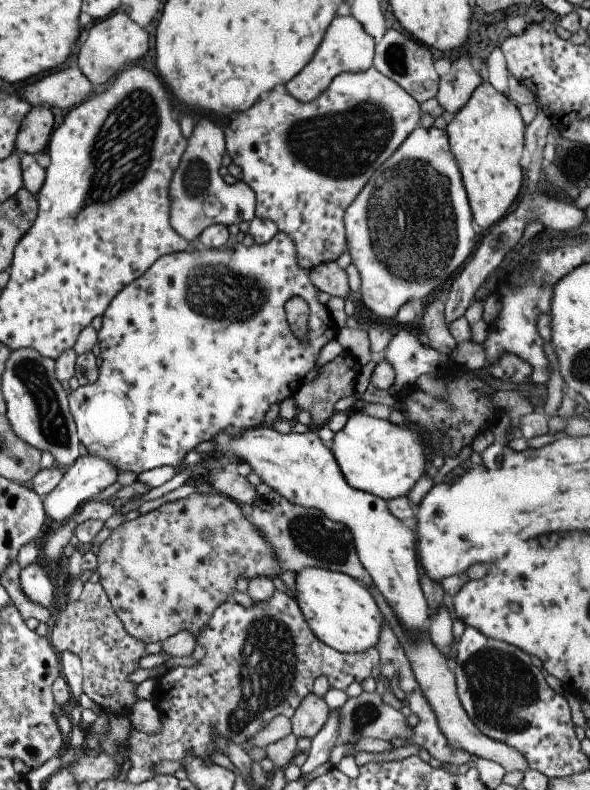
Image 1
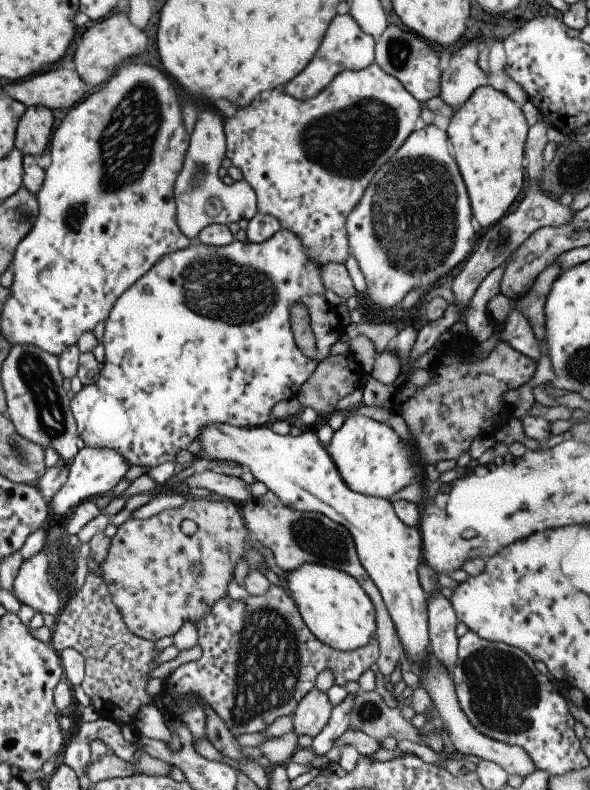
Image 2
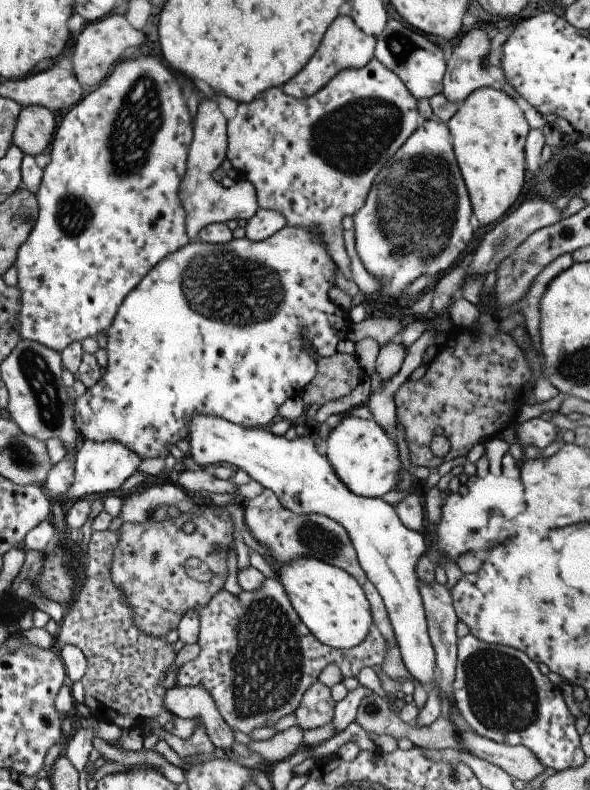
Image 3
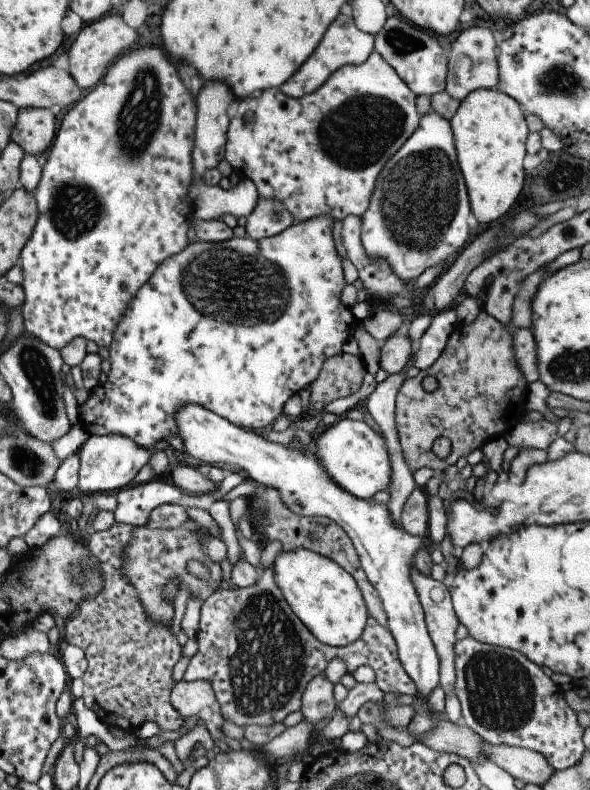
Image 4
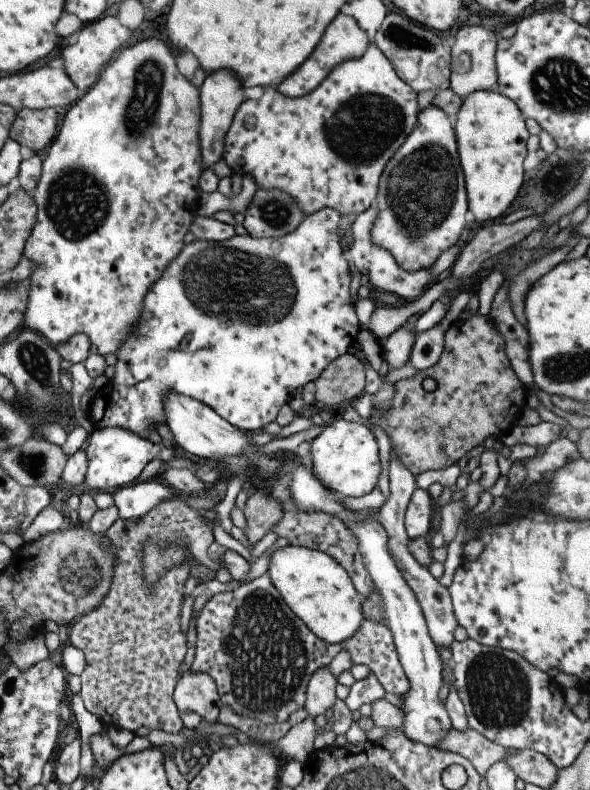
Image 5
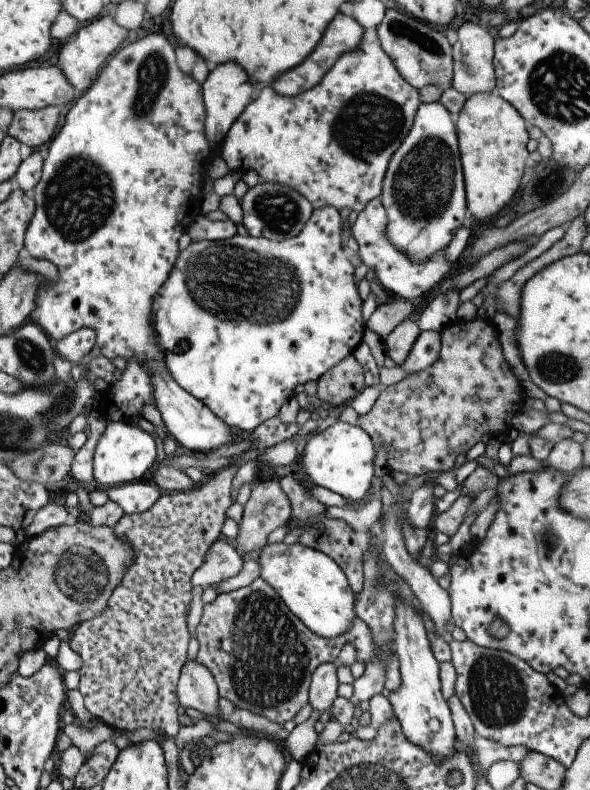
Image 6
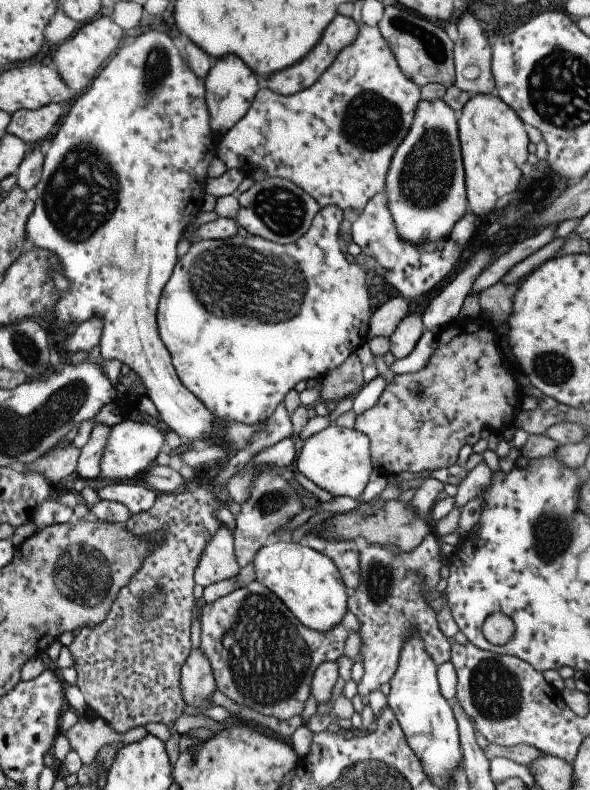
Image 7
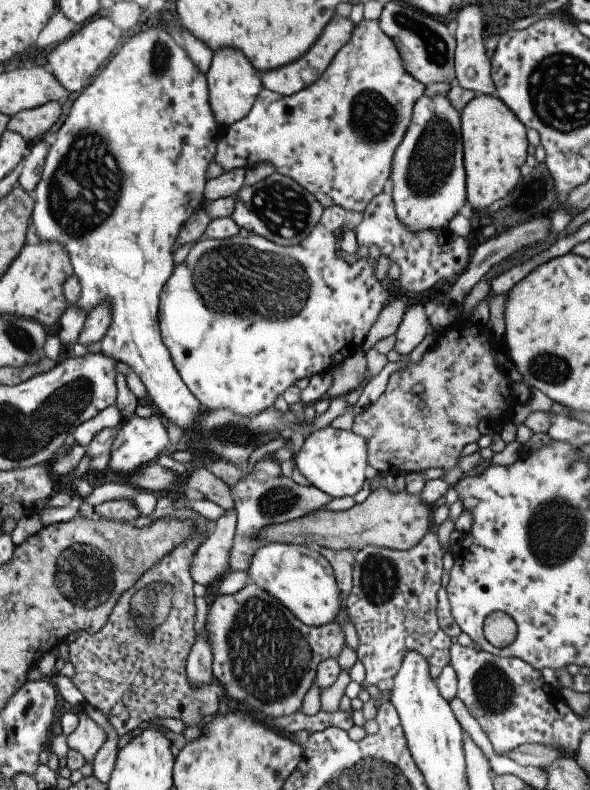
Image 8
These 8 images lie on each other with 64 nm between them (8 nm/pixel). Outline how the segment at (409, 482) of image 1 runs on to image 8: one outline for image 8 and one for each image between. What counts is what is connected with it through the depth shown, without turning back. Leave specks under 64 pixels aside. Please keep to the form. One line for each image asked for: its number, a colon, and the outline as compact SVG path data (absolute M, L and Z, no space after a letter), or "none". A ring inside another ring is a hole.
2: M353 412L345 414L345 422L339 430L333 432L327 454L331 456L341 480L347 484L349 490L371 496L371 498L385 498L389 500L391 494L399 492L407 484L413 484L415 478L415 464L417 456L413 448L405 450L397 434L391 430L391 426L385 422L375 422L365 416L357 416Z
3: M341 416L339 426L335 426L323 446L323 454L333 468L333 474L349 488L349 492L363 498L381 498L385 492L395 490L401 478L401 462L397 456L397 444L387 438L385 430L375 420Z
4: M341 416L341 420L329 428L323 428L315 436L315 458L325 468L327 476L351 496L359 500L369 500L375 492L387 490L391 480L391 466L387 444L381 434L377 434L367 422L355 422Z
5: M335 418L335 422L329 424L323 430L323 434L319 434L315 440L309 442L309 452L311 452L313 476L333 494L339 494L343 498L357 498L377 488L377 476L379 476L377 440L365 424L353 424Z
6: M337 420L333 426L313 434L307 440L303 456L299 456L297 460L297 468L301 468L307 474L311 484L327 488L333 494L347 498L349 502L357 502L365 496L365 492L371 486L375 454L377 452L373 448L373 442L365 430Z
7: M327 426L325 430L309 436L303 442L303 448L299 450L295 458L295 466L299 474L309 478L315 486L335 496L349 496L355 498L363 494L363 488L367 486L369 474L373 472L371 462L371 450L369 450L369 438L357 430L339 428L339 426Z
8: M323 428L317 432L311 432L297 454L293 454L293 464L295 470L301 472L305 480L309 480L309 486L315 486L317 490L329 494L331 498L341 498L341 496L355 496L363 484L367 482L371 468L367 464L367 444L361 436L341 430Z

